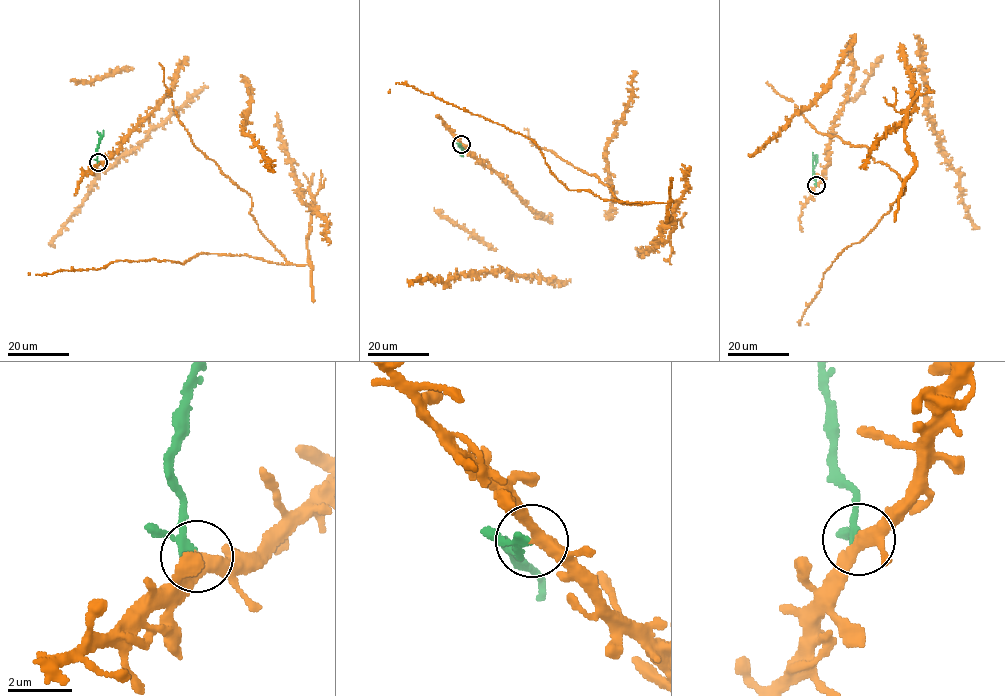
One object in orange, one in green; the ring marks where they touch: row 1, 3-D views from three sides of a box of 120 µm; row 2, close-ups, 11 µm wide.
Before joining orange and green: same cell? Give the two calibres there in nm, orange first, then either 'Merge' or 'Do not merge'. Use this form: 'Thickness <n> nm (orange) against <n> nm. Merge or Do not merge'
Thickness 360 nm (orange) against 180 nm. Do not merge

